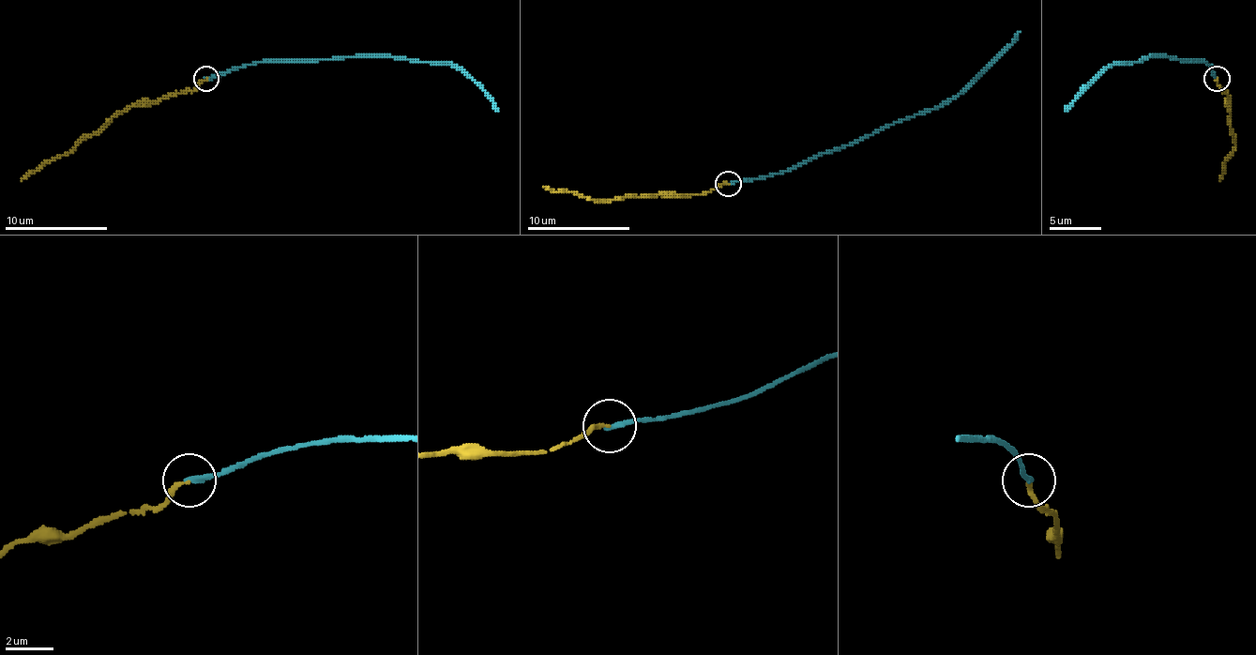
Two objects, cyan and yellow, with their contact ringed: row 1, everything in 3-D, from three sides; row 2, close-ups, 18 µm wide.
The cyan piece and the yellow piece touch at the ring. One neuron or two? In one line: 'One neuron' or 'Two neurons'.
One neuron

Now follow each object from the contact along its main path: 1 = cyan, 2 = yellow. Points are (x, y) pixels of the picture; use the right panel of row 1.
1: (1217, 78), (1204, 62), (1155, 57), (1112, 65), (1065, 111)
2: (1217, 78), (1217, 85), (1227, 93), (1235, 147), (1225, 160), (1219, 181)

